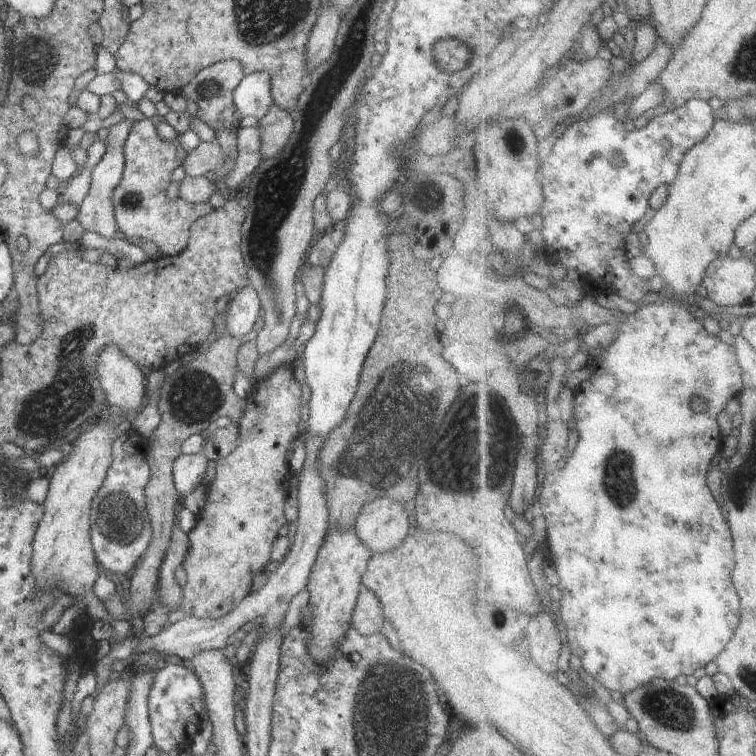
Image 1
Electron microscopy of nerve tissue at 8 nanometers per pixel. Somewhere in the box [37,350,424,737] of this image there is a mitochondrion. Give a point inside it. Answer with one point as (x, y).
(120, 523)

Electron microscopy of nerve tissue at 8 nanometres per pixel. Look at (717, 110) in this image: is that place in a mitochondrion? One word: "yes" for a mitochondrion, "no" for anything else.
no

